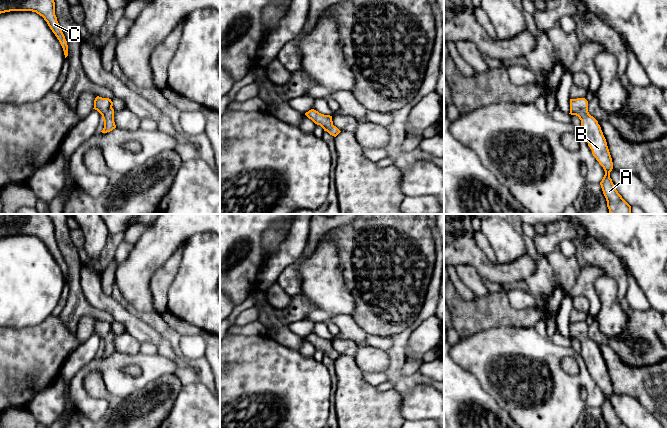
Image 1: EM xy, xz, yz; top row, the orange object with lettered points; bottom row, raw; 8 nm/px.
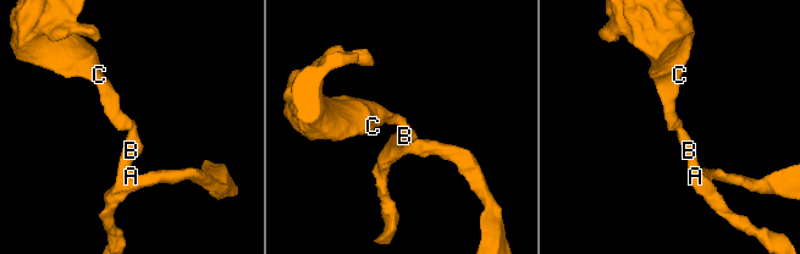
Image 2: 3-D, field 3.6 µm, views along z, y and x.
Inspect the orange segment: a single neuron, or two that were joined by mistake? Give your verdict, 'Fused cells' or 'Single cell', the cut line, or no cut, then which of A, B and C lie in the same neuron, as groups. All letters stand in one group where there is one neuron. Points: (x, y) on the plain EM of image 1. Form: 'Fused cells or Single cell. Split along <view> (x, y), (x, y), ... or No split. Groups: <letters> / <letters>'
Single cell. No split. Groups: A B C

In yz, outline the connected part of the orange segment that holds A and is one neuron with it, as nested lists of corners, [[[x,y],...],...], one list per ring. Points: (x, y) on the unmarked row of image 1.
[[[585,322],[570,323],[570,337],[581,344],[581,355],[592,374],[593,380],[603,391],[605,399],[600,406],[607,428],[628,428],[616,414],[610,396],[613,393],[612,382],[598,345],[588,336]]]

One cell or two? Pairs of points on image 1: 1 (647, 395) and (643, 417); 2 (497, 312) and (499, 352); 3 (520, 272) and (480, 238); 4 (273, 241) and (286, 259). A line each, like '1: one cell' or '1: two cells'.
1: two cells
2: two cells
3: two cells
4: two cells

